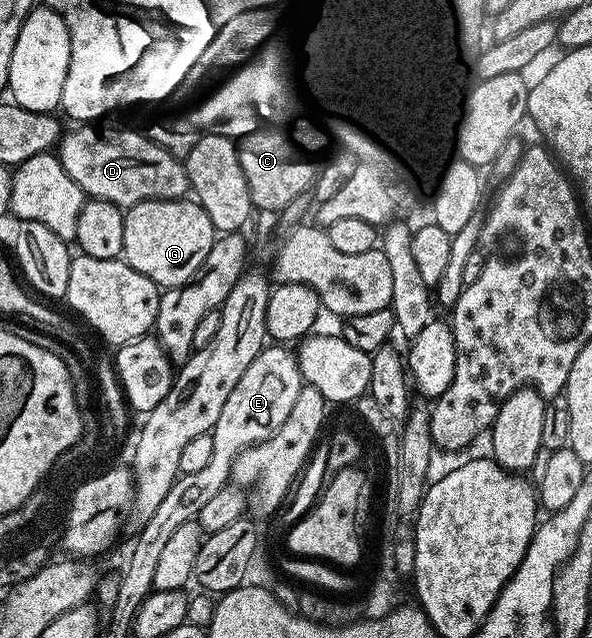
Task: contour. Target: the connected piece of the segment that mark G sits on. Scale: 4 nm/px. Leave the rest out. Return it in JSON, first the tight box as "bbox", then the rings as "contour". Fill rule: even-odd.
{"bbox":[121,200,216,288],"contour":[[[148,200],[129,207],[124,214],[124,244],[121,257],[136,272],[144,272],[159,288],[184,286],[190,281],[204,256],[213,248],[216,231],[208,212],[197,201]]]}

